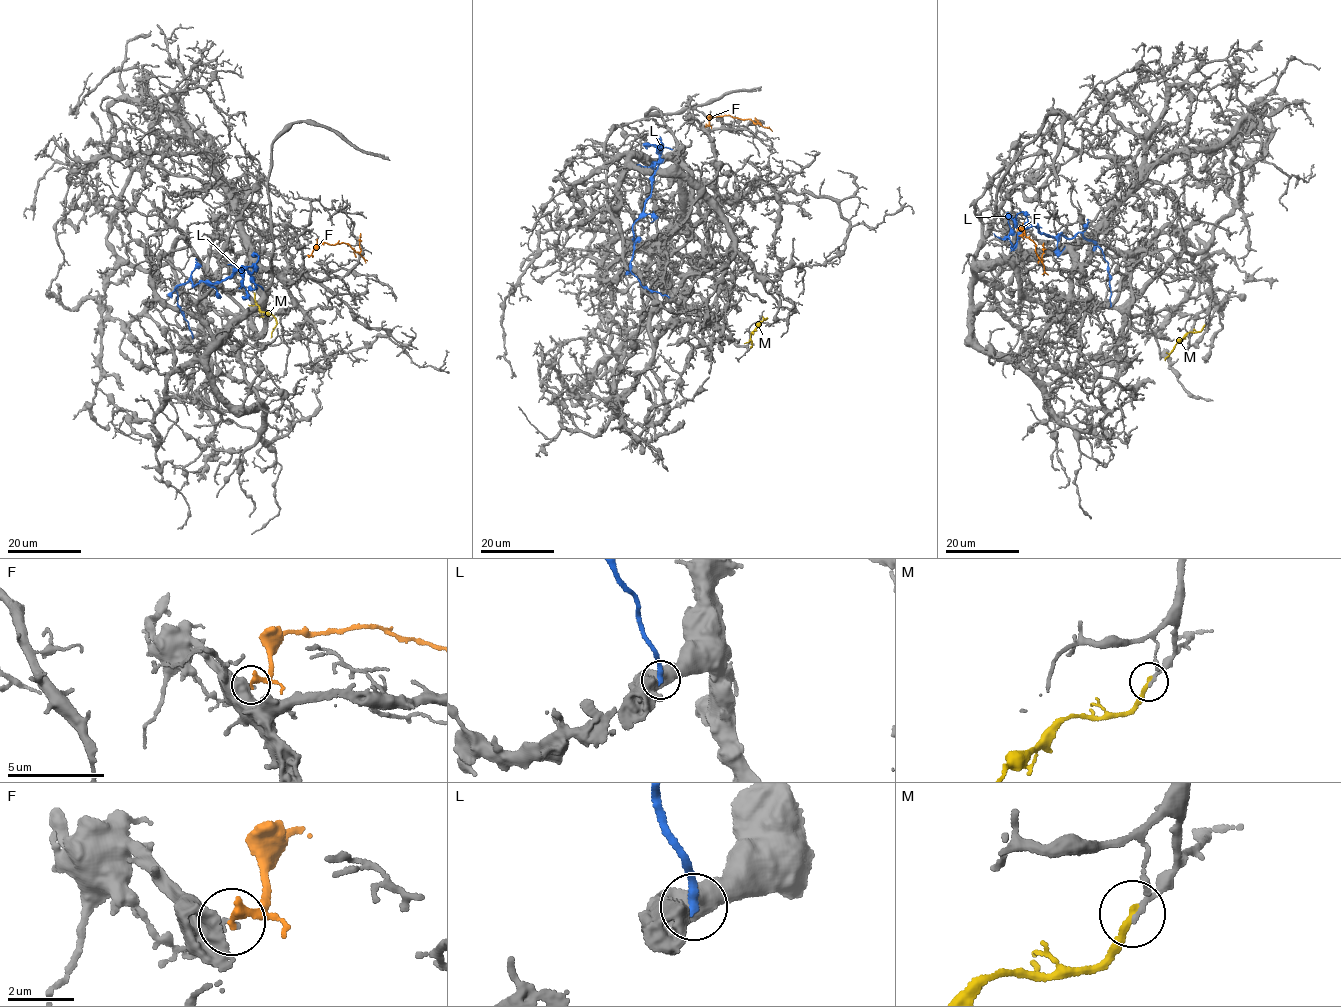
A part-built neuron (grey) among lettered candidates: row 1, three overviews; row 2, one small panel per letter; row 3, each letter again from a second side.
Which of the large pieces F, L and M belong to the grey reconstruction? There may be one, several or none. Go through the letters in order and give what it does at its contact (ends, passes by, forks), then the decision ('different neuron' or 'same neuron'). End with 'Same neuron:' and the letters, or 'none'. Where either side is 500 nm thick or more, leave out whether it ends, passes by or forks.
F: it passes by | different neuron
L: different neuron
M: it ends | different neuron
Same neuron: none

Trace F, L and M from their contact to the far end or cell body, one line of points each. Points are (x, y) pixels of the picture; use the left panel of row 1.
F: (308, 255), (327, 243), (345, 243), (360, 253), (360, 233)
L: (193, 338), (176, 288), (191, 276), (193, 287), (218, 283), (241, 268), (251, 273), (250, 267), (255, 286)
M: (254, 294), (259, 308), (274, 317), (276, 324), (271, 338)

